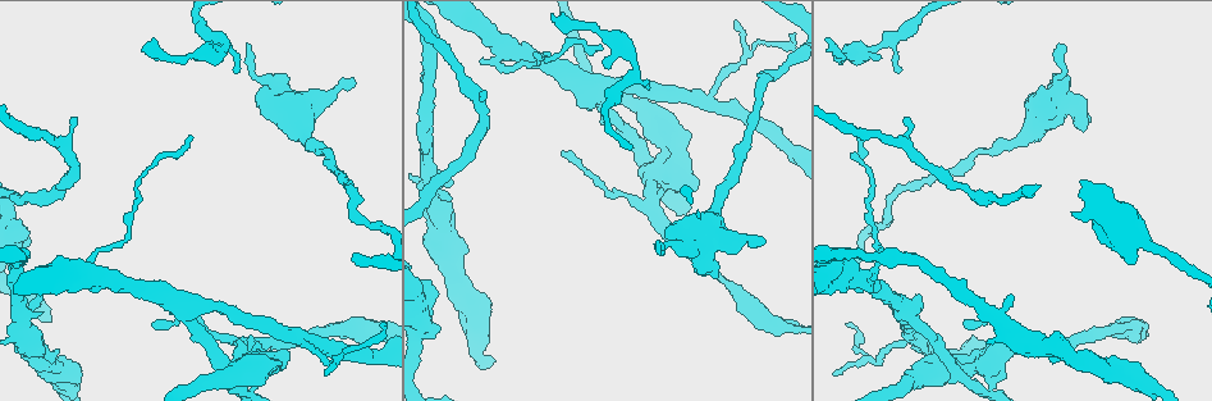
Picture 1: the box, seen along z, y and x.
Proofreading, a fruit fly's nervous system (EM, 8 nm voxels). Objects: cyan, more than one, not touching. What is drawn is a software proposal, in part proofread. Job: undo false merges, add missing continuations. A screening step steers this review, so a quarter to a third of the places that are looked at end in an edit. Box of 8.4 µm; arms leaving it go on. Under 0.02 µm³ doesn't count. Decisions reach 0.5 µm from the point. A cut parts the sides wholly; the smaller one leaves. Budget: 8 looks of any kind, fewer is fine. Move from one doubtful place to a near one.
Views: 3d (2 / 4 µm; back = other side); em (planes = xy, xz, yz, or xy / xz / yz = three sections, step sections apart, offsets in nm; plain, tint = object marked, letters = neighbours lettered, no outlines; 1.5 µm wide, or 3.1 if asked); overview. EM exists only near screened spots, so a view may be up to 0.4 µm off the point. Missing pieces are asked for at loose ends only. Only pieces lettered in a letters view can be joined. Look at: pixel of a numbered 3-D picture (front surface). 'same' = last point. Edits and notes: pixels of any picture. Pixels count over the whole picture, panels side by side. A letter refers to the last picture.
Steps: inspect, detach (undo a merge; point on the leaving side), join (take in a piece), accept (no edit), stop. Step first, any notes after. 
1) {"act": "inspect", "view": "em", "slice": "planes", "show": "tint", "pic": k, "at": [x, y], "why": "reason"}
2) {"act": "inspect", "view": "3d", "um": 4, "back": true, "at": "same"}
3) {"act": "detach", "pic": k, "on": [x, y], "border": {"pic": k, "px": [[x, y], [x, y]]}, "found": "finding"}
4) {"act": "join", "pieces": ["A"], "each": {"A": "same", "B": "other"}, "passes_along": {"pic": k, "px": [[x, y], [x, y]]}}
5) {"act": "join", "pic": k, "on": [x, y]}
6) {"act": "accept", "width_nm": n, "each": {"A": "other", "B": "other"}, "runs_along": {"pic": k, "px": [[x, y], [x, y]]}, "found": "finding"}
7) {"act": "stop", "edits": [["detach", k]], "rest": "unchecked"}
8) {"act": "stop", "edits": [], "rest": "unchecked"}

{"act": "inspect", "view": "3d", "um": 4, "pic": 1, "at": [1049, 82], "why": "free end"}

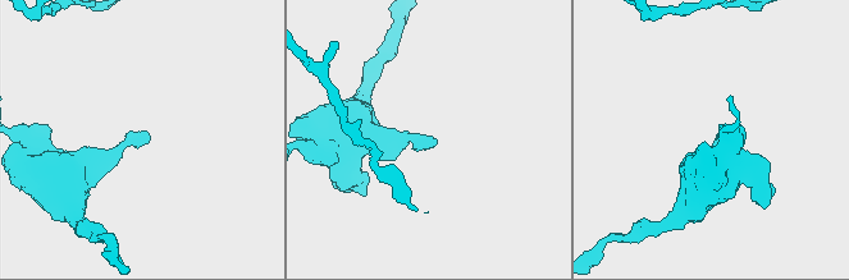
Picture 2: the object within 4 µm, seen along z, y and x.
{"act": "inspect", "view": "em", "slice": "yz", "step": 4, "show": "letters", "pic": 2, "at": [437, 141]}

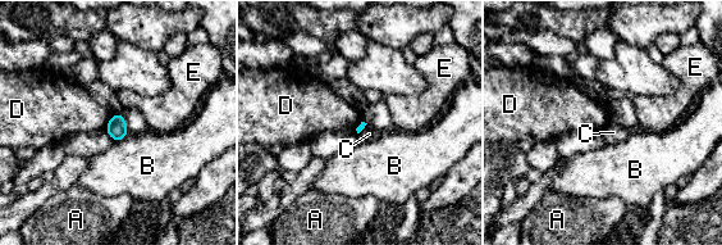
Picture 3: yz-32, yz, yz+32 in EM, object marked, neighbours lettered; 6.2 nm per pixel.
{"act": "inspect", "view": "em", "slice": "planes", "show": "letters", "at": "same"}

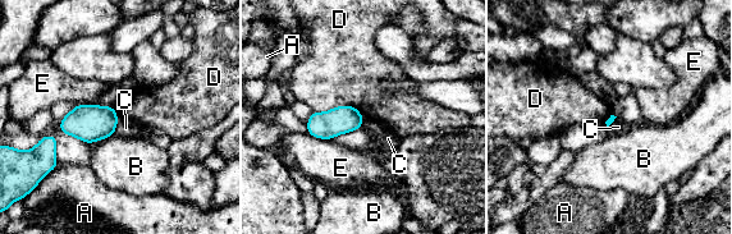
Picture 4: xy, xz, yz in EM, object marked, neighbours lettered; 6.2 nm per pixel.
{"act": "accept", "each": {"A": "other", "B": "other", "C": "other", "D": "other", "E": "other"}, "border": {"pic": 4, "px": [[312, 110], [353, 106], [364, 116]]}, "found": "none of them fits"}

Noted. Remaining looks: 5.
{"act": "inspect", "view": "3d", "um": 2, "pic": 1, "at": [594, 27], "why": "thin neck"}

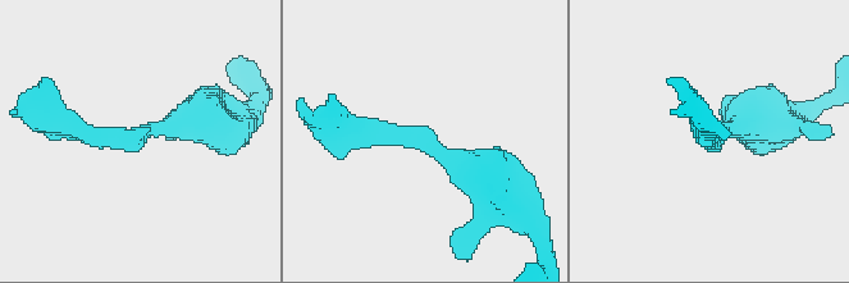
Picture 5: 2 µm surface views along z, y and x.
{"act": "inspect", "view": "em", "slice": "planes", "show": "plain", "pic": 5, "at": [427, 143], "why": "now the EM"}

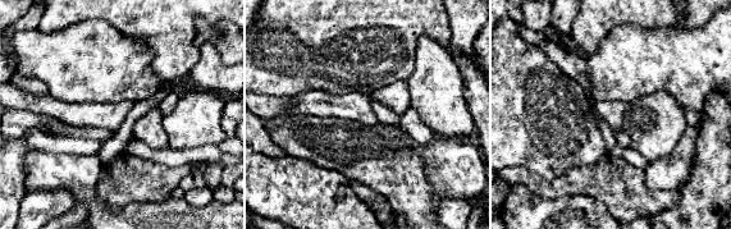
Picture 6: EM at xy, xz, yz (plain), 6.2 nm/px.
{"act": "inspect", "view": "em", "slice": "planes", "show": "letters", "at": "same"}

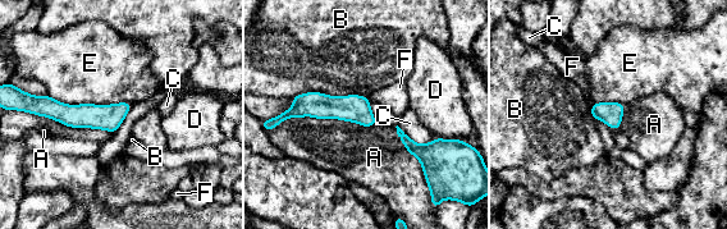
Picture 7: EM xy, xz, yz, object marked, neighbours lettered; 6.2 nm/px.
{"act": "accept", "each": {"A": "other", "B": "other", "C": "other", "D": "other", "E": "other", "F": "other"}, "runs_along": {"pic": 7, "px": [[128, 105], [113, 115], [44, 111]]}, "found": "one cell here"}

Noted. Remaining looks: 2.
{"act": "inspect", "view": "em", "slice": "planes", "show": "plain", "pic": 1, "at": [1012, 298], "why": "an open end"}

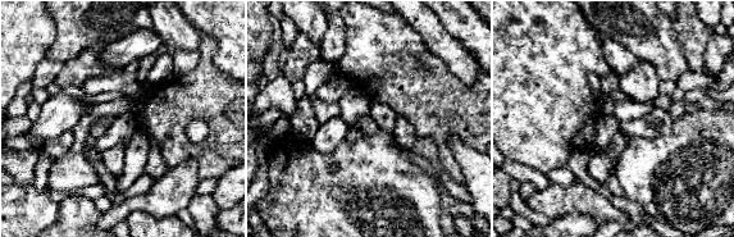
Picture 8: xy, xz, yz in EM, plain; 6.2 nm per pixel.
{"act": "inspect", "view": "em", "slice": "planes", "show": "letters", "at": "same", "why": "what lies round it"}

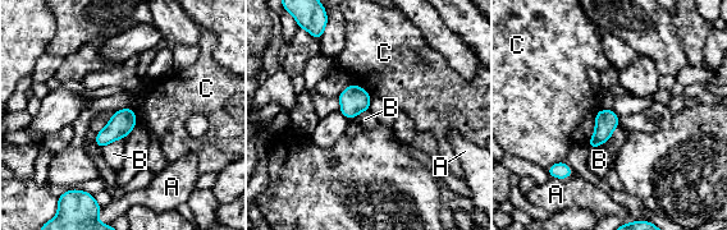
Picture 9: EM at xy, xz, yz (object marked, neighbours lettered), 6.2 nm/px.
{"act": "accept", "each": {"A": "other", "B": "other", "C": "other"}, "border": {"pic": 9, "px": [[127, 134], [100, 148]]}, "found": "none of them fits"}

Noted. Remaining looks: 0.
{"act": "stop", "edits": [], "rest": "unchecked"}

